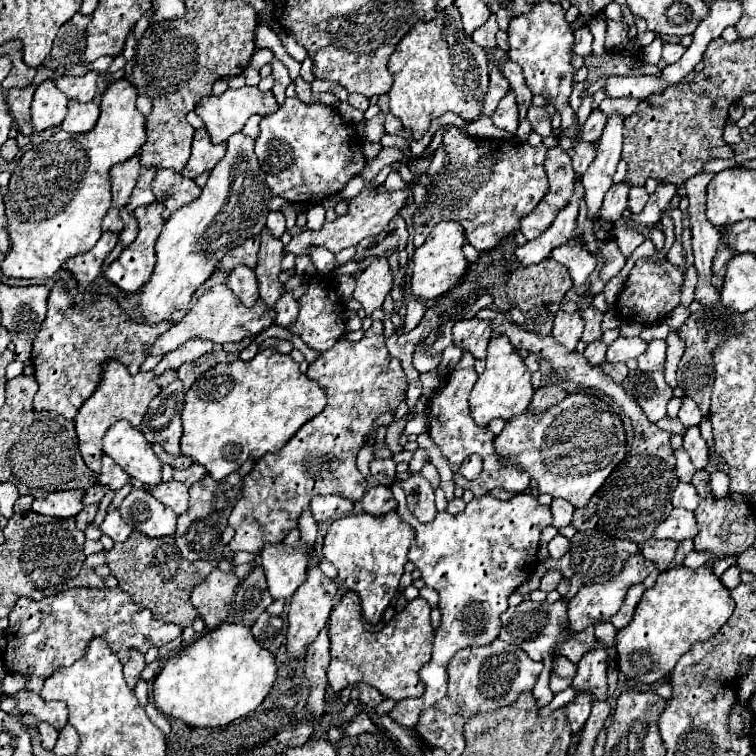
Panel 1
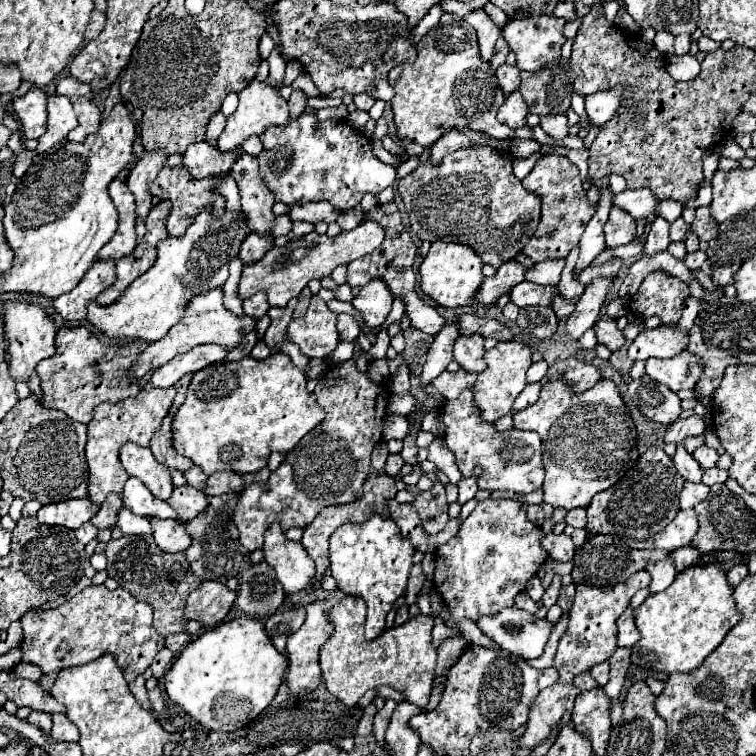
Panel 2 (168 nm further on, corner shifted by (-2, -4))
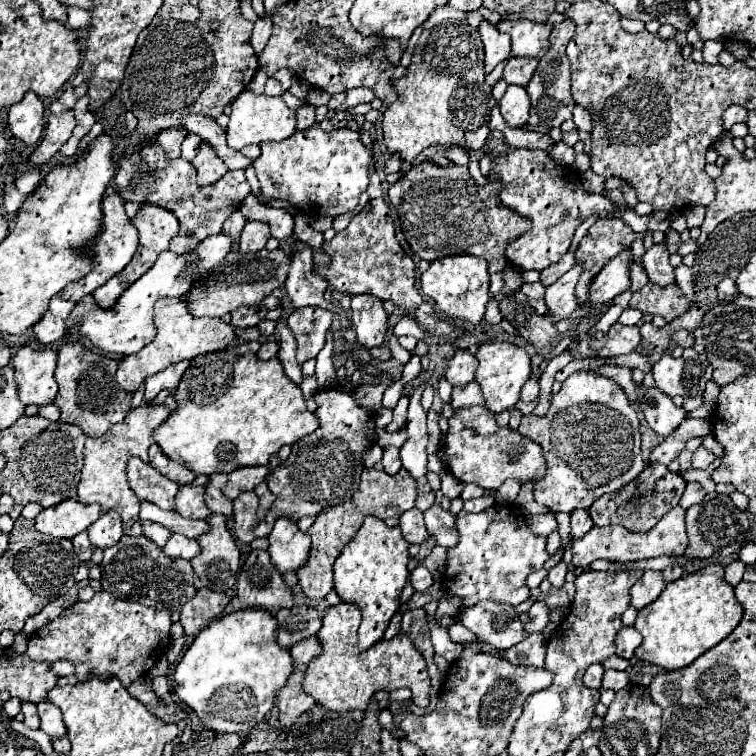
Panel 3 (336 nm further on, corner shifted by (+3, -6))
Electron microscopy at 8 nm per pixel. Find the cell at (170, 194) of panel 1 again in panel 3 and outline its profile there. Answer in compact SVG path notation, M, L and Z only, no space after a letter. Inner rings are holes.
M154 143L144 145L140 151L134 151L130 159L122 157L118 161L118 173L114 177L114 185L118 193L126 201L138 201L138 203L156 203L160 207L166 207L174 211L174 215L180 221L180 233L169 243L169 250L174 253L192 251L196 243L208 235L216 235L222 229L222 223L226 217L240 207L242 199L250 193L250 185L244 177L244 171L228 171L222 179L207 186L200 186L196 183L196 171L190 161L174 159L166 161L164 153L152 153ZM154 155L154 157L152 157ZM152 157L152 159L150 159ZM150 167L166 167L169 171L148 171ZM210 189L210 191L208 191Z

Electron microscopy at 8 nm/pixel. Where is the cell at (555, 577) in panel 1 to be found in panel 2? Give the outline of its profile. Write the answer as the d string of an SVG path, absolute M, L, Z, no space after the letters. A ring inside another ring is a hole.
M555 575L553 577L553 583L551 583L551 587L545 591L545 595L543 595L543 607L545 609L549 609L551 605L555 605L555 601L557 601L557 595L559 595L559 589L561 589L561 576Z

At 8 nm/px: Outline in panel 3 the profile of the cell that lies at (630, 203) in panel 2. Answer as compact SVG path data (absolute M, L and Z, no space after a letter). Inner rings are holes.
M492 133L490 141L488 141L488 153L498 157L498 165L490 171L490 177L502 177L502 183L504 183L504 189L500 191L500 201L506 201L506 205L514 211L518 211L522 217L528 217L532 221L532 227L530 231L526 231L522 237L518 237L516 241L512 241L506 249L506 257L512 265L520 267L522 271L528 271L528 269L536 269L536 271L542 271L544 267L560 261L560 257L568 251L570 247L570 241L574 237L574 231L580 223L584 223L590 215L598 215L600 219L608 219L614 211L620 211L620 205L614 203L612 199L604 197L604 195L592 195L588 191L584 191L582 187L582 181L580 181L580 173L572 167L562 167L558 163L554 163L548 153L544 151L530 151L530 149L514 149L510 145L504 143L502 139L502 133Z

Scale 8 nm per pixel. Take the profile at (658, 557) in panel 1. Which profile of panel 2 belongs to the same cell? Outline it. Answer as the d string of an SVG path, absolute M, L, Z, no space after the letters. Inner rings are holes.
M669 555L669 557L665 557L663 561L649 563L649 565L645 567L645 571L649 571L649 575L651 575L649 593L665 591L665 589L673 583L673 579L675 579L675 575L677 575L675 565L673 565L673 557L671 557L671 555Z

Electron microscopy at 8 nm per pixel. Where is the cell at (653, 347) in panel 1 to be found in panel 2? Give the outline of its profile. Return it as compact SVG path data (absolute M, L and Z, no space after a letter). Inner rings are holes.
M683 351L671 359L647 359L647 375L661 385L667 385L671 391L695 389L703 373L701 357Z

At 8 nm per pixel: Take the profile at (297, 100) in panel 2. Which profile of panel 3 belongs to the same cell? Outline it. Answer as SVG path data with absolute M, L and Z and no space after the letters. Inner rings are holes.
M302 105L296 109L296 127L306 129L314 123L314 107L312 105Z

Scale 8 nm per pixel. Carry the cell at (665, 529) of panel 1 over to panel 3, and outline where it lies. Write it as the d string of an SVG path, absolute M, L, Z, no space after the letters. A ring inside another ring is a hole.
M674 507L668 511L654 529L648 533L632 533L624 529L622 525L608 525L608 527L592 527L584 537L574 539L574 559L572 563L576 567L588 567L596 559L610 559L610 561L638 561L638 559L648 559L648 557L658 557L658 555L682 555L688 537L686 537L686 527L684 527L684 509Z

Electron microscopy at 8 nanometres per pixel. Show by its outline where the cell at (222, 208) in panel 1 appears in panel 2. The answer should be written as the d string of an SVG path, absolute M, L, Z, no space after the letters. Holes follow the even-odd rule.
M203 211L195 223L187 229L187 233L183 237L167 237L157 245L157 261L155 265L141 277L137 277L121 295L117 301L113 301L107 307L97 305L95 301L91 301L87 305L87 321L91 325L95 325L101 333L105 333L111 339L143 339L143 341L157 341L161 337L165 337L165 333L177 325L177 321L181 319L185 305L191 297L195 297L197 293L209 291L209 289L217 289L221 287L229 273L229 261L239 253L239 245L243 243L243 239L247 237L251 229L247 227L247 223L241 219L241 215L237 213L225 213L221 219L213 219L213 215L209 211Z

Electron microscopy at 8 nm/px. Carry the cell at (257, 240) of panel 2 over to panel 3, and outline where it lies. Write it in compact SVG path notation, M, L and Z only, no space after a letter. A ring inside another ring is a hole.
M250 221L242 229L240 235L240 251L250 253L250 251L260 251L266 247L266 241L270 239L270 229L266 223L260 221Z

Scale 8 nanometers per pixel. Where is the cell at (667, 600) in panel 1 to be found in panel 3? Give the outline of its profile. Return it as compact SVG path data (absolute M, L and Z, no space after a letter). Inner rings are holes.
M708 565L698 573L670 581L660 597L638 611L634 629L642 633L636 657L668 671L682 669L720 643L742 619L742 605L734 597L734 587L724 581L722 565Z

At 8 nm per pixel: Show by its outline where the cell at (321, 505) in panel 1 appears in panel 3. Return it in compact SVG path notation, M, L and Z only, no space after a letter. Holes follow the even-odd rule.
M364 469L358 493L348 503L322 511L316 517L314 525L308 529L308 535L312 539L312 549L310 549L312 557L308 559L308 565L300 567L300 571L296 573L304 595L310 599L322 599L328 591L332 591L332 587L334 587L332 563L334 563L336 555L340 553L340 547L344 547L344 543L348 543L348 539L352 539L352 535L356 535L356 531L360 529L366 515L382 517L388 525L398 525L402 511L408 511L414 507L416 495L418 495L416 481L412 479L412 475L408 475L408 471L400 469L396 475L388 475L380 469Z

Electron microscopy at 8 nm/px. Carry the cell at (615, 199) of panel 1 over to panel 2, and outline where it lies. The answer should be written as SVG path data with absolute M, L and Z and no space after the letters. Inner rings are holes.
M611 209L609 221L605 223L605 241L607 241L607 247L627 245L635 237L637 237L635 219L629 217L629 213L623 213L621 209Z

